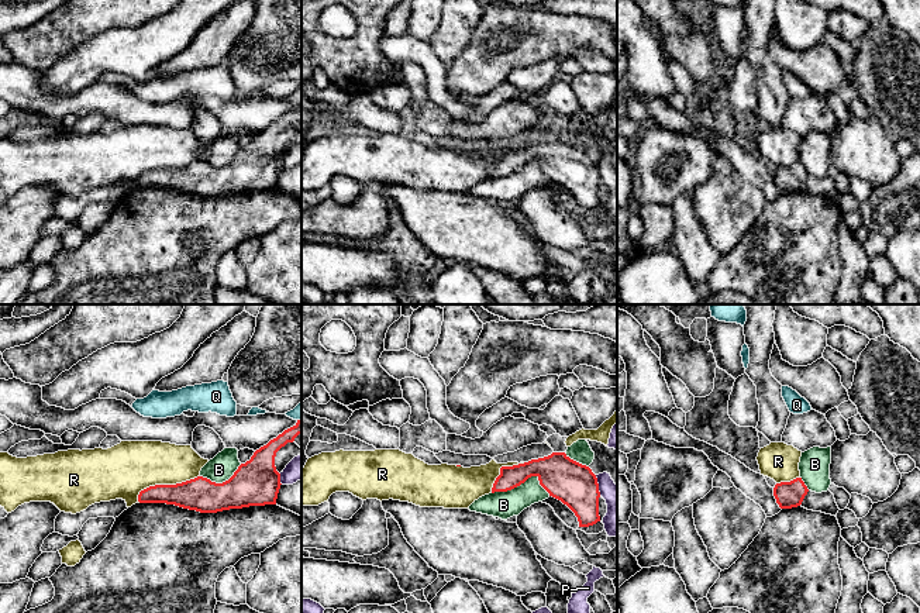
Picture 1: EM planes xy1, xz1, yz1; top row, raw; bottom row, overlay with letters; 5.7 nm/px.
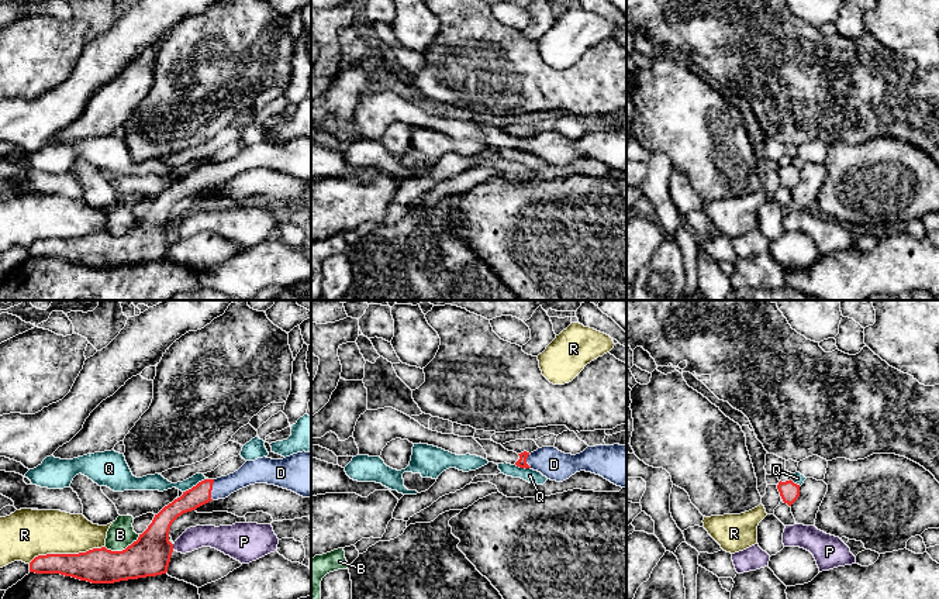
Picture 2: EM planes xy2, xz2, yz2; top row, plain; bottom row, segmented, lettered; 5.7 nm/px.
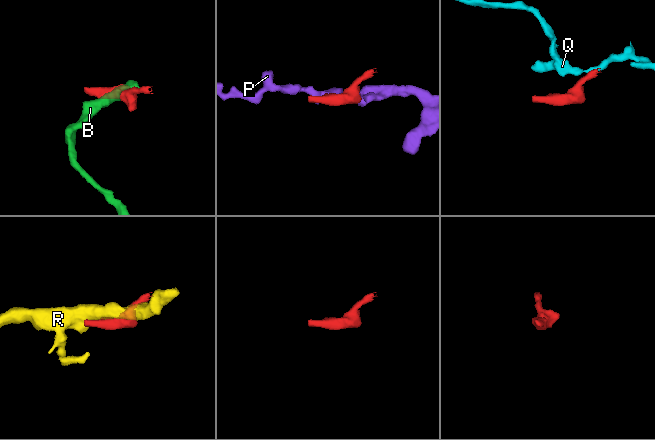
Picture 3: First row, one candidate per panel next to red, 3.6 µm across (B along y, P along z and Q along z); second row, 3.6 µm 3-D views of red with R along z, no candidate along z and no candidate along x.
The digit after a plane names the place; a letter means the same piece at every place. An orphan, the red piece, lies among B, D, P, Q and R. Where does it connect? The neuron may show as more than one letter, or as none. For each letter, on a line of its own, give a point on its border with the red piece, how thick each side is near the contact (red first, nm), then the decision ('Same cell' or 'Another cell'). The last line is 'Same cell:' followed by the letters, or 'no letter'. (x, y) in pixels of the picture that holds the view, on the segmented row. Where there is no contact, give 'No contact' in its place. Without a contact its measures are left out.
B: Touches red at xz1 (523, 482). Thickness 240 nm (red) against 160 nm. Another cell
D: Touches red at xy2 (211, 489). Thickness 120 nm (red) against 140 nm. Same cell
P: Touches red at xy2 (172, 547). Thickness 240 nm (red) against 130 nm. Another cell
Q: Touches red at xy2 (196, 485). Thickness 120 nm (red) against 100 nm. Another cell
R: Touches red at xy2 (65, 554). Thickness 200 nm (red) against 280 nm. Another cell
Same cell: D

